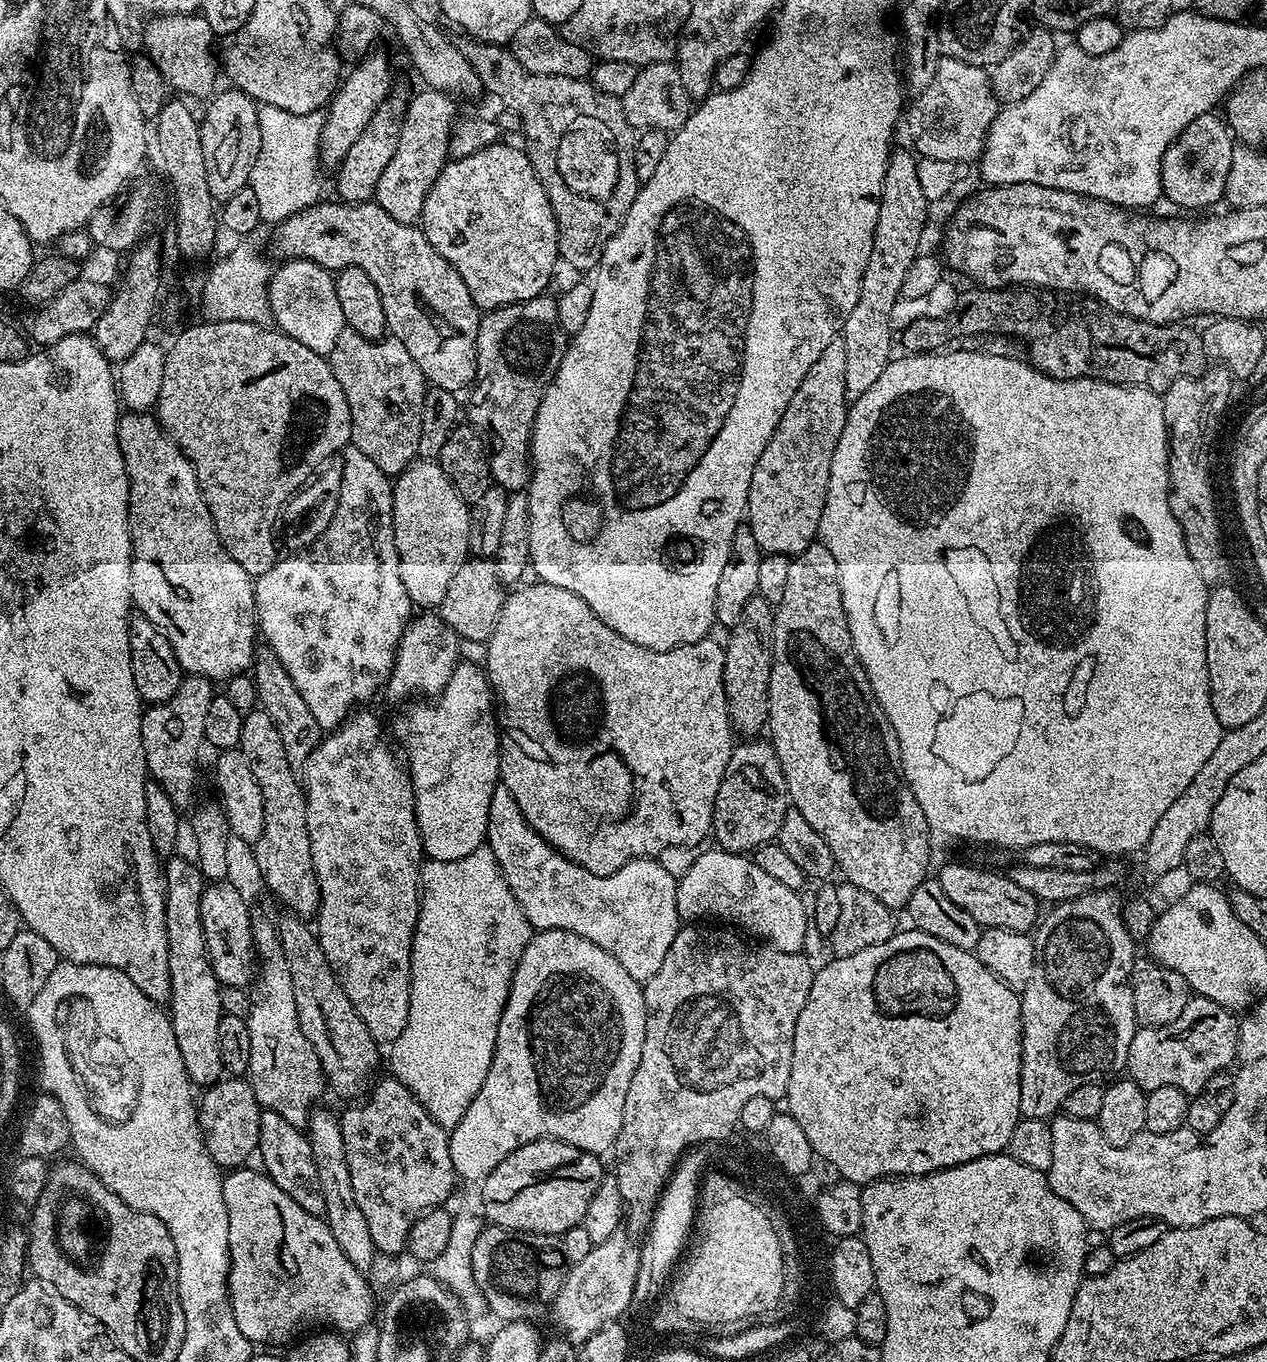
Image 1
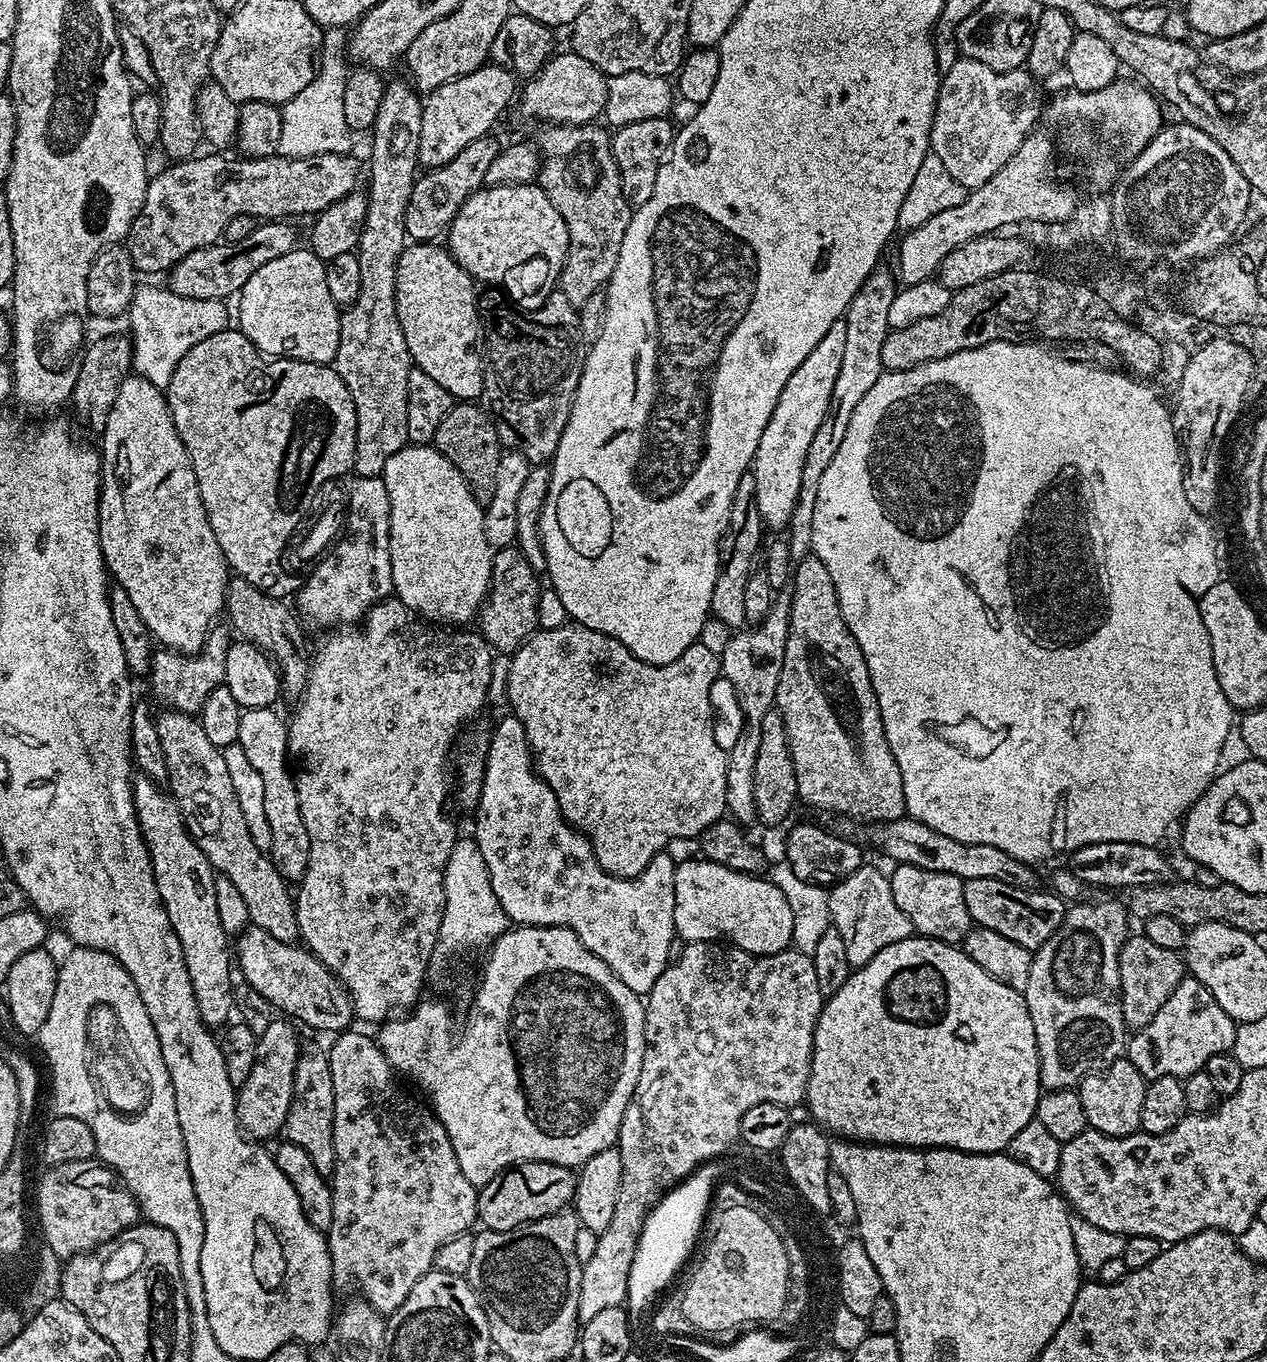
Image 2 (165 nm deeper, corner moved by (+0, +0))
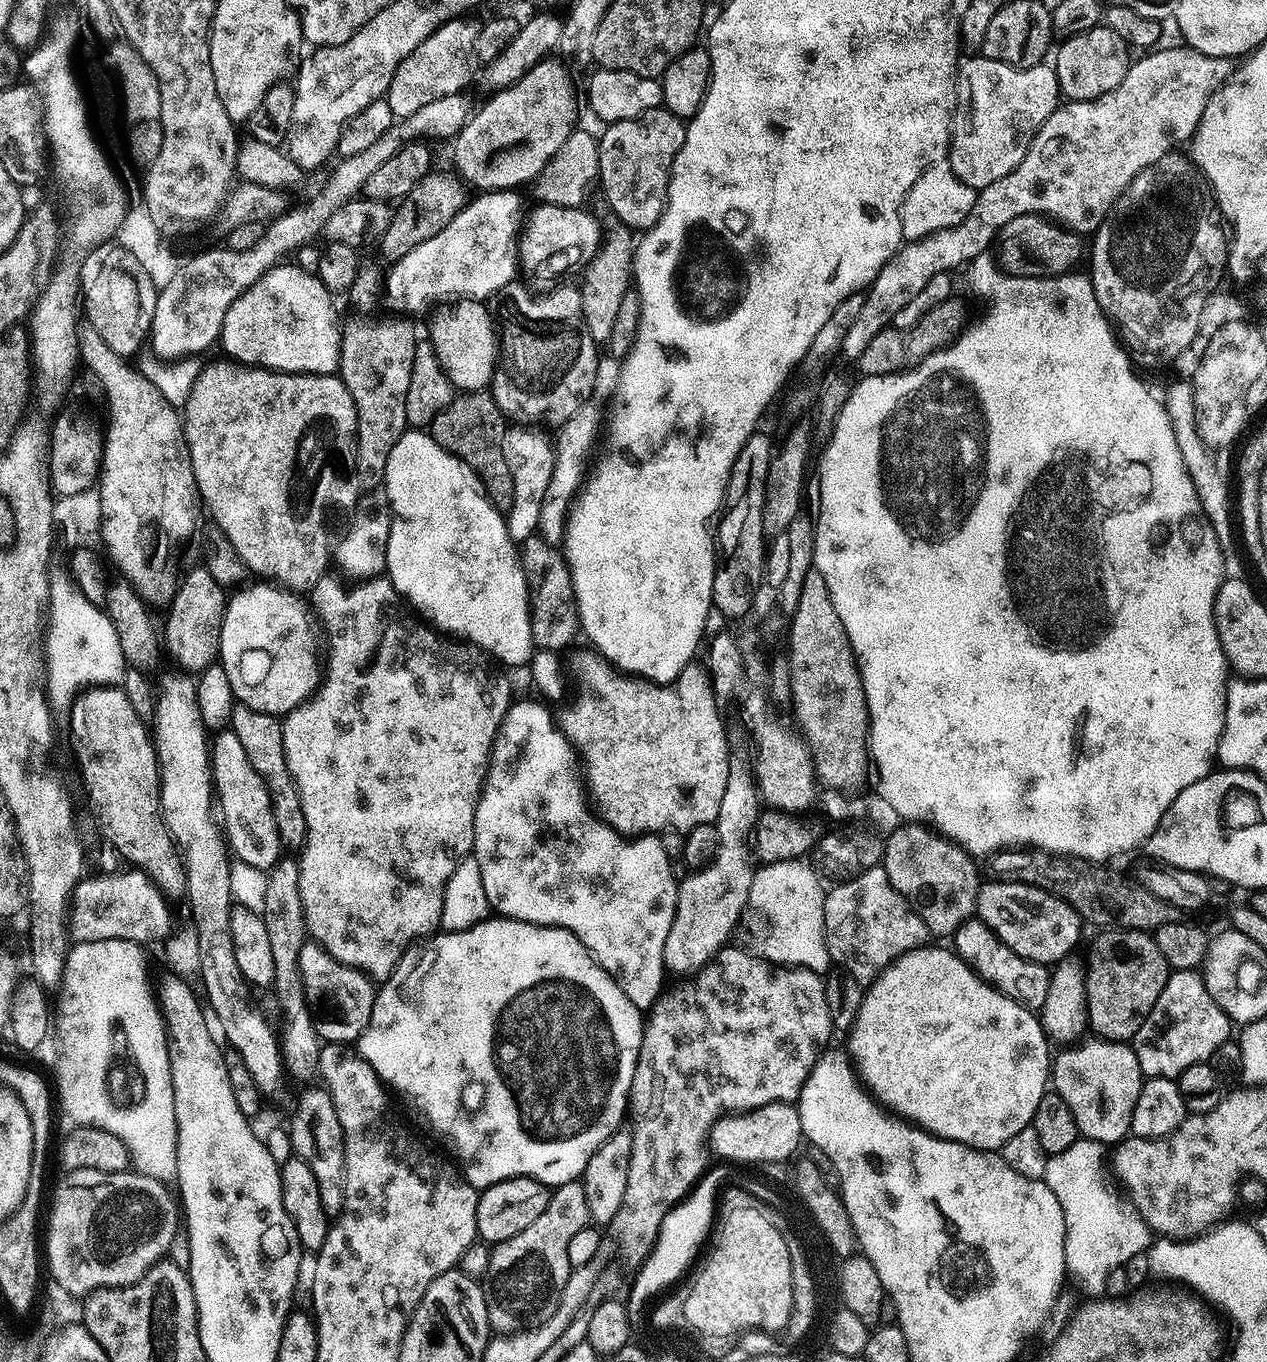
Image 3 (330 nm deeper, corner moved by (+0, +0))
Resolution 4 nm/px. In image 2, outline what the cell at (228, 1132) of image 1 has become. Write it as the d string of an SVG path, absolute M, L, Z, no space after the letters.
M274 1018L261 1036L256 1037L256 1057L250 1078L236 1094L236 1113L240 1127L253 1141L268 1142L271 1136L280 1136L292 1105L294 1086L292 1072L296 1068L296 1032L284 1018Z

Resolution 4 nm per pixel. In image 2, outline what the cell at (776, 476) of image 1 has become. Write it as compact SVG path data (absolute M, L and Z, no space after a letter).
M843 319L834 322L834 326L826 330L822 342L818 342L818 346L806 354L802 366L790 374L790 382L782 386L778 406L774 406L774 414L770 414L766 430L762 430L756 459L750 471L754 474L758 514L767 527L769 524L772 528L787 529L790 514L794 514L794 502L798 502L798 486L802 486L806 450L818 426L822 426L822 418L826 418L828 413L830 398L834 394L834 382L838 382L838 369L842 366L845 351L846 322Z

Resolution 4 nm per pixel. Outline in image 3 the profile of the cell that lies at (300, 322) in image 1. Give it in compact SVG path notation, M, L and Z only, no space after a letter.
M281 262L266 274L262 274L262 278L258 278L258 282L254 282L254 286L246 289L228 308L218 341L219 347L224 347L224 352L228 355L225 357L229 361L240 366L271 368L273 372L303 372L309 376L331 376L340 367L340 337L342 335L342 324L341 321L336 321L336 308L332 305L332 300L334 300L333 293L328 292L326 286L322 286L322 282L317 278L315 272L306 272L297 268L292 262Z

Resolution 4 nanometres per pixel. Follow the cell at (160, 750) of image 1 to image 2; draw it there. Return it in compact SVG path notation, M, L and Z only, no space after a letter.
M213 626L208 629L208 637L200 651L195 654L173 652L171 650L156 650L152 654L150 681L152 692L164 703L165 709L173 712L199 713L200 707L206 702L210 690L214 690L224 682L224 663L228 647L234 643L233 637L228 637L227 627Z

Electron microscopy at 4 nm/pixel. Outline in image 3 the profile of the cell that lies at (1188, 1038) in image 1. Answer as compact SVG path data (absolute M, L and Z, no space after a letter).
M1176 970L1169 975L1166 986L1162 986L1162 994L1158 994L1158 1002L1154 1002L1154 1010L1146 1014L1146 1022L1138 1026L1138 1034L1131 1038L1131 1046L1138 1058L1138 1066L1145 1077L1165 1076L1168 1080L1176 1080L1182 1070L1190 1070L1195 1064L1207 1064L1212 1059L1214 1050L1222 1046L1232 1035L1233 1021L1228 1015L1210 998L1210 990L1206 990L1206 982L1203 975L1196 970Z

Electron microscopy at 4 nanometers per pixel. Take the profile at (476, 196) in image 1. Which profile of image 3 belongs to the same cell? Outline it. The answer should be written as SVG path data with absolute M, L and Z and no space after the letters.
M541 203L539 207L533 216L531 213L526 222L526 235L518 254L523 271L525 268L528 272L536 272L547 264L583 269L596 257L596 252L600 249L602 228L600 232L599 222L584 208L563 208L546 203Z

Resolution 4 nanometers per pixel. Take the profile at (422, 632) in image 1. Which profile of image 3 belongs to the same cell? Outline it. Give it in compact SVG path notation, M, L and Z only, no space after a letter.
M332 575L318 578L310 590L311 607L324 619L322 632L328 635L328 644L332 647L328 656L326 652L326 675L312 699L300 704L282 720L286 766L298 786L302 814L306 814L306 834L298 852L298 890L309 937L322 945L331 956L338 958L338 962L357 968L373 981L388 982L395 977L392 975L404 951L419 936L431 937L440 928L444 887L448 884L450 874L454 874L456 865L472 852L474 818L484 790L494 738L502 726L502 720L506 718L506 710L514 703L514 695L512 684L508 681L509 673L497 667L487 652L459 638L449 638L417 619L400 599L387 575L357 579L349 588L339 580L339 575Z

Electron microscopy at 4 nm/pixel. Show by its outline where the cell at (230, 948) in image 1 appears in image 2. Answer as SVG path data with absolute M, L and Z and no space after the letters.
M249 926L235 937L234 960L239 975L240 972L244 975L243 983L258 990L258 994L269 1000L277 1013L293 1021L301 1020L316 1032L339 1034L353 1027L352 999L347 990L307 947L287 944L266 930Z

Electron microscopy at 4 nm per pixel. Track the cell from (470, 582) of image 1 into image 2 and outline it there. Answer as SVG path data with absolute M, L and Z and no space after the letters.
M515 546L510 548L498 548L492 553L492 585L488 588L488 597L484 600L478 613L478 631L493 650L497 653L511 654L537 631L536 619L540 616L540 580L537 569L526 562L522 550Z

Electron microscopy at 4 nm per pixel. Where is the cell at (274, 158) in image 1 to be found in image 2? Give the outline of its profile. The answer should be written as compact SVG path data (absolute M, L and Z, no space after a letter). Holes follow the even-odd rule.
M329 28L322 36L322 51L318 56L318 71L313 75L310 86L280 108L282 138L278 138L281 156L313 156L323 152L347 153L353 137L346 122L342 98L350 64L346 59L346 32L344 28ZM324 52L324 53L323 53ZM344 56L345 60L344 61ZM349 136L349 137L348 137Z

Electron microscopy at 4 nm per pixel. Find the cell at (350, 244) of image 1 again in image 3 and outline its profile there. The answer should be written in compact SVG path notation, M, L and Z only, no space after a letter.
M461 300L453 303L449 312L444 312L432 324L430 339L434 346L434 352L438 354L438 360L442 370L450 378L453 389L460 392L483 392L492 383L492 375L496 369L498 359L498 328L494 323L494 316L488 313L487 303L479 300Z

